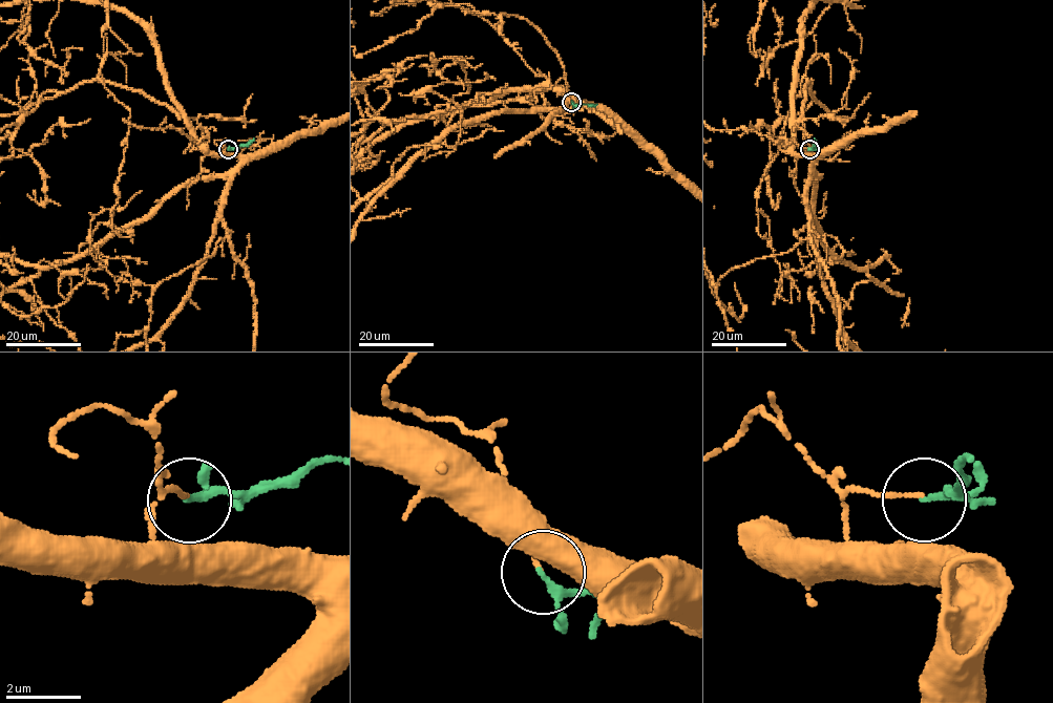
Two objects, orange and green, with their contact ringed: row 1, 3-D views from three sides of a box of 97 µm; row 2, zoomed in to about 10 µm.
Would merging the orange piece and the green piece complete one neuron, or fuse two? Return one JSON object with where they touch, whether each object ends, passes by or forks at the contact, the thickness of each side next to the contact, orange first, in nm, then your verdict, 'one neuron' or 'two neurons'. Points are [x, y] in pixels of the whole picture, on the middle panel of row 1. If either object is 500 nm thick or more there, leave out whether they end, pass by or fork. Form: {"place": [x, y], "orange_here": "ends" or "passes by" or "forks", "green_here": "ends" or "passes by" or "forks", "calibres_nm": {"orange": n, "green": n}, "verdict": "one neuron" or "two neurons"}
{"place": [571, 102], "orange_here": "ends", "green_here": "passes by", "calibres_nm": {"orange": 100, "green": 150}, "verdict": "two neurons"}

